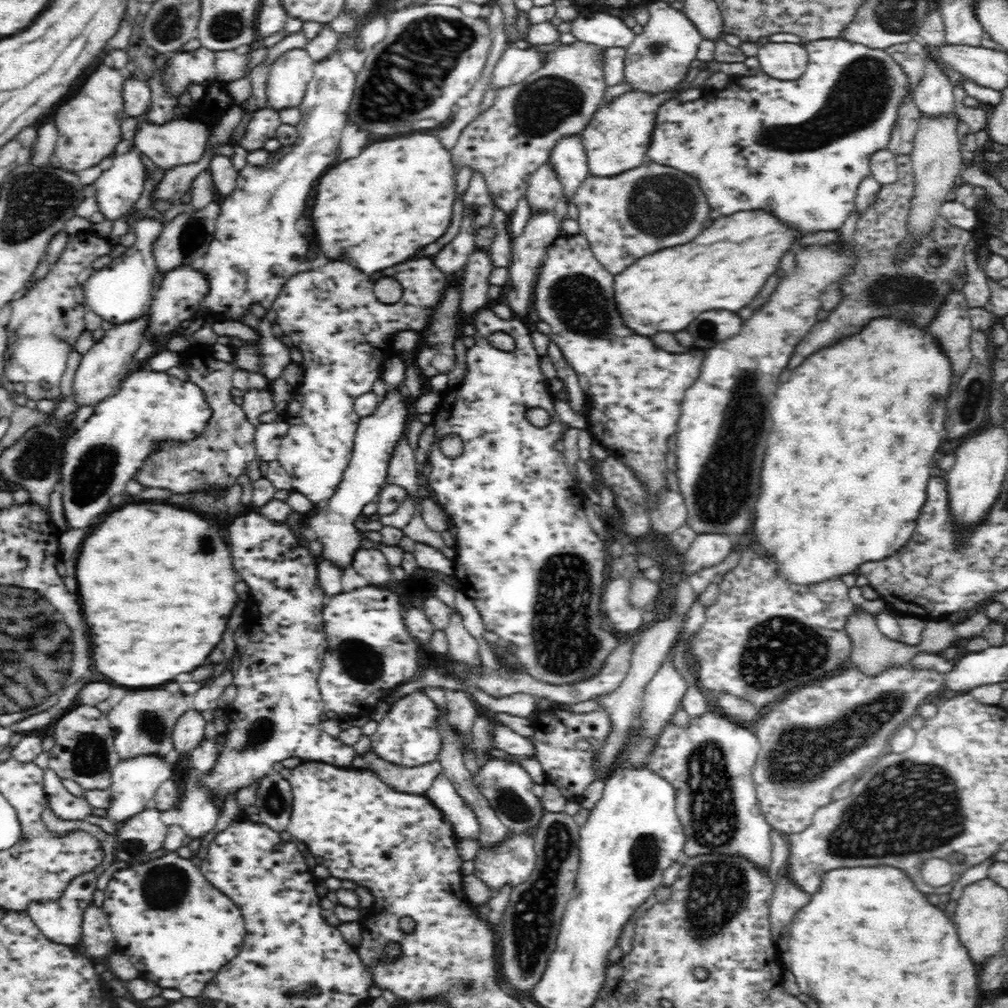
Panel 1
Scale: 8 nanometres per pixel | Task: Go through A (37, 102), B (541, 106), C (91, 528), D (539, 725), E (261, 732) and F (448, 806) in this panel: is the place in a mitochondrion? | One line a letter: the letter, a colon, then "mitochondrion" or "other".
A: other
B: mitochondrion
C: other
D: other
E: mitochondrion
F: other

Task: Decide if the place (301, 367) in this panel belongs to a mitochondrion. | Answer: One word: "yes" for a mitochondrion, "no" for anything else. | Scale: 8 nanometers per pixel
no

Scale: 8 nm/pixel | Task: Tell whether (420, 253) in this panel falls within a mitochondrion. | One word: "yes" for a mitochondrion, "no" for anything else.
no

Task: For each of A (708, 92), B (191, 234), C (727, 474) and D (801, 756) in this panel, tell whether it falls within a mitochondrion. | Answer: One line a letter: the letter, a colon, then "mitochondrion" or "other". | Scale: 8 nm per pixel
A: other
B: mitochondrion
C: mitochondrion
D: mitochondrion

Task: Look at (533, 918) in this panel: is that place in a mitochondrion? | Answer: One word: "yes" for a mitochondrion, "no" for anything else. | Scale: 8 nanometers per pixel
yes

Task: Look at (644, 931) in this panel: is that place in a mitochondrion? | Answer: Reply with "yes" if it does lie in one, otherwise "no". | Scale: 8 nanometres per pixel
no

